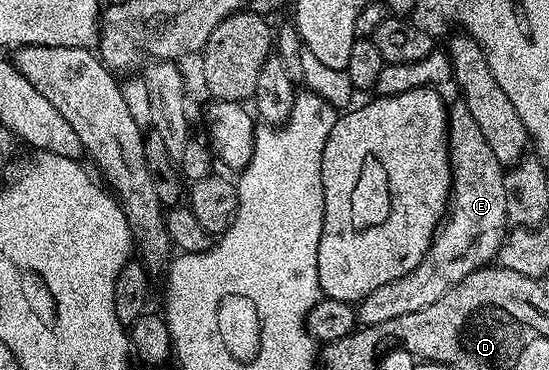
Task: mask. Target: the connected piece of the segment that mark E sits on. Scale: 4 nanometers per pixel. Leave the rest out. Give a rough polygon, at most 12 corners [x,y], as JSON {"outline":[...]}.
{"outline":[[464,99],[449,106],[447,219],[423,262],[356,305],[362,325],[439,302],[492,265],[506,169]]}

